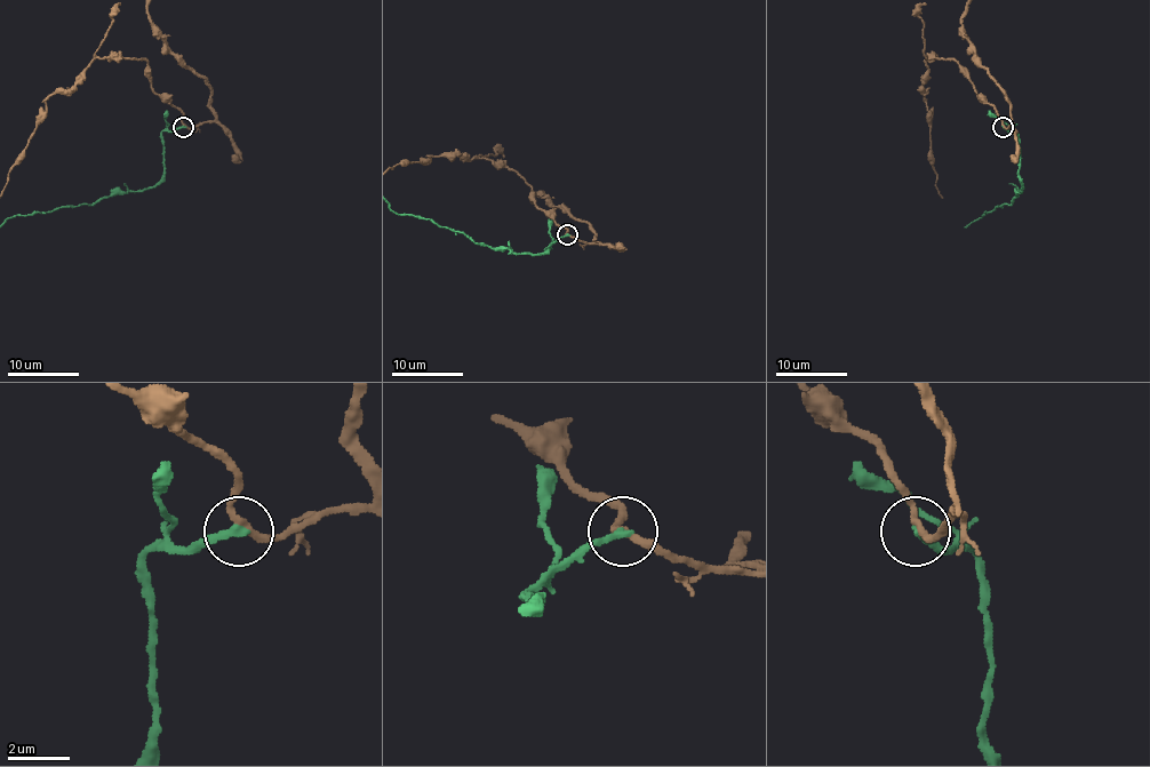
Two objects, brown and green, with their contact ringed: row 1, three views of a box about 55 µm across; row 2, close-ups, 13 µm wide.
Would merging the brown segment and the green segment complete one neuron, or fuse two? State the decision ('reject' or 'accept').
reject

